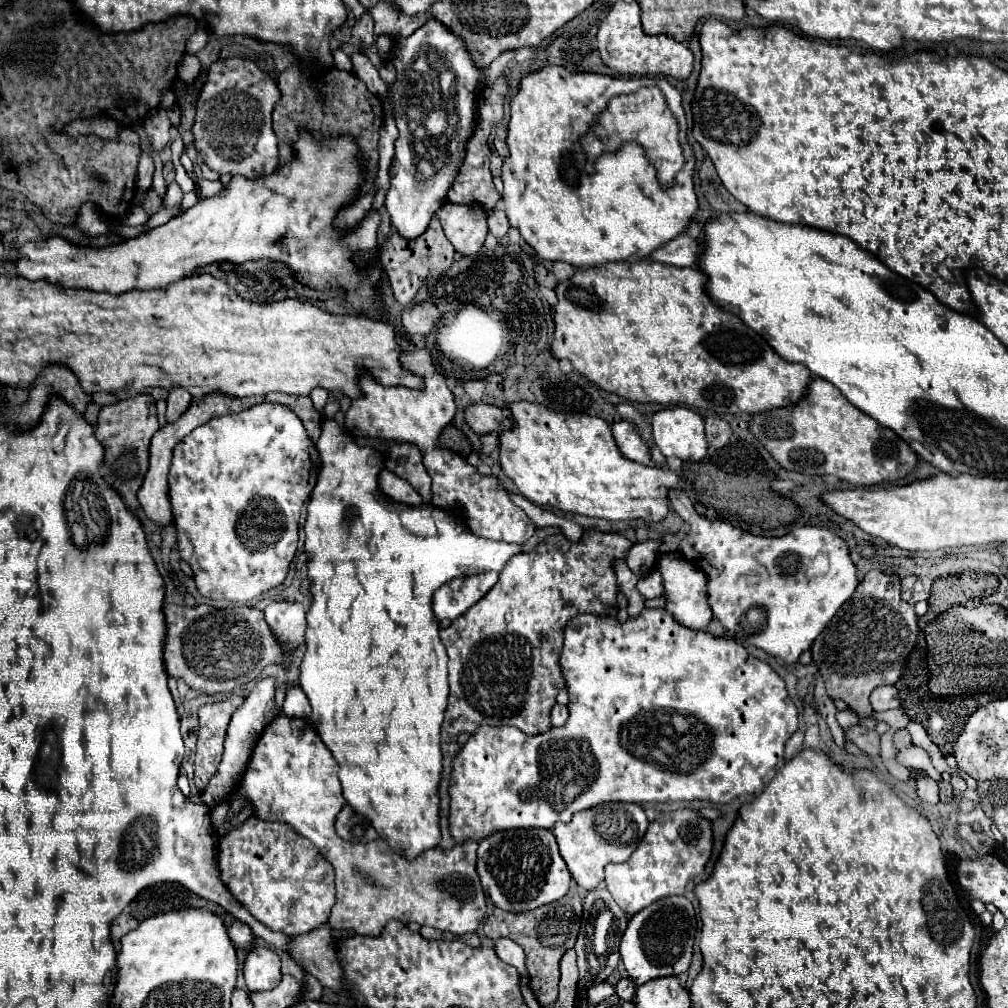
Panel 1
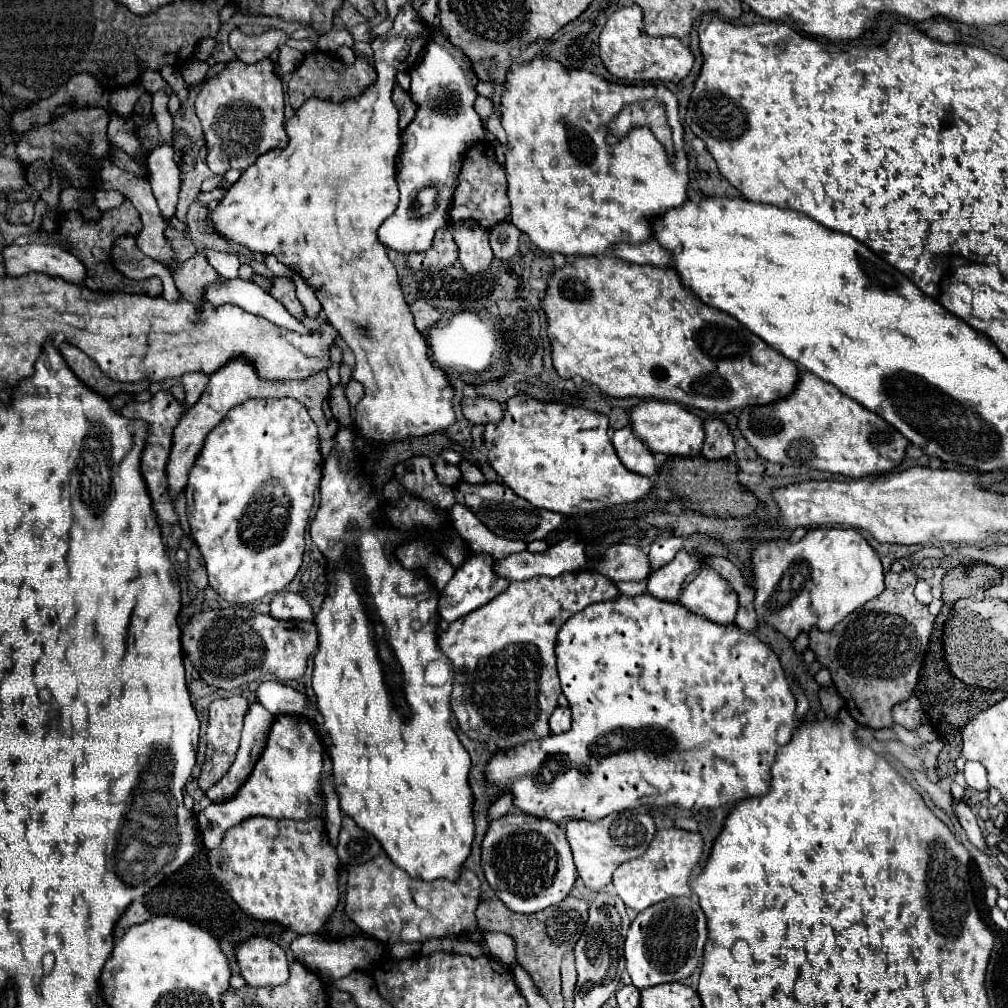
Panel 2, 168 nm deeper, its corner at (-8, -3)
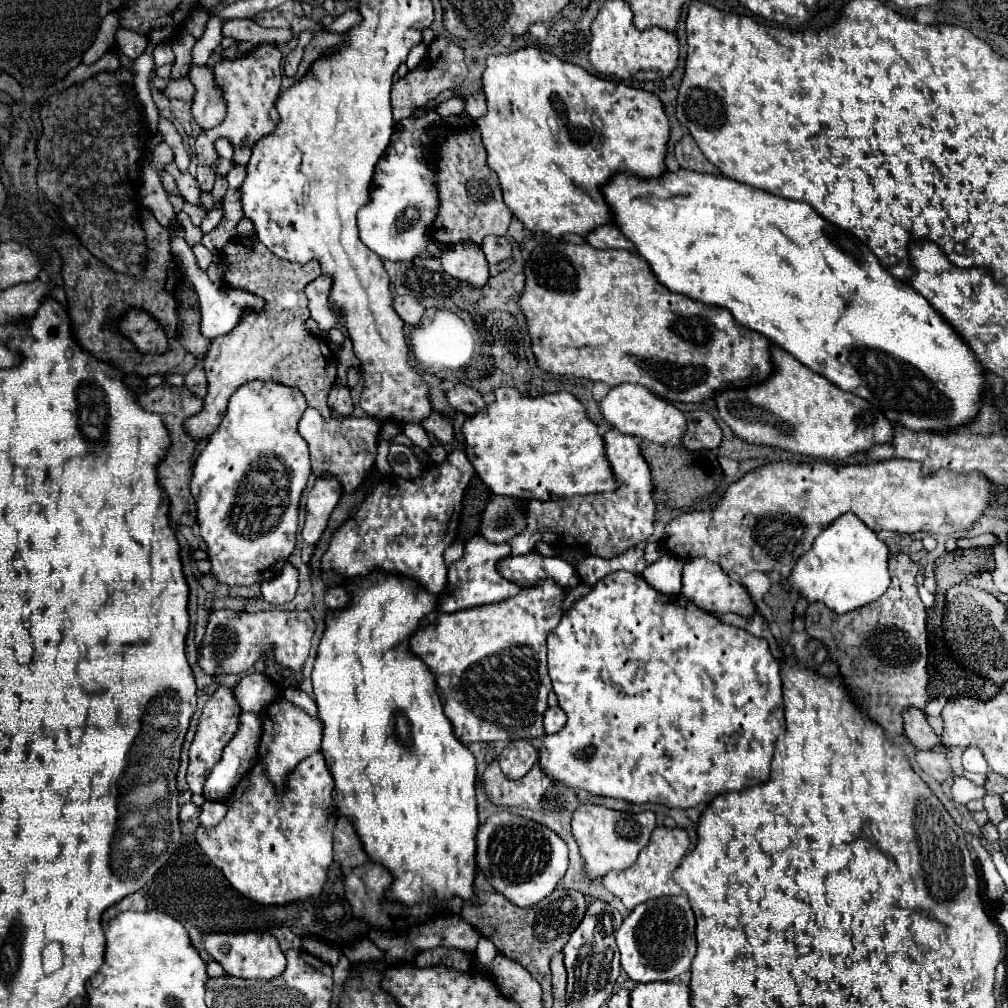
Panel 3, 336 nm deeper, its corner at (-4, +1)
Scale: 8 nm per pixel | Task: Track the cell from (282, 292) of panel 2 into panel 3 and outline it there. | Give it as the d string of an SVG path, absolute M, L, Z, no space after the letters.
M239 237L227 241L219 257L225 265L225 283L231 289L243 289L257 297L263 297L265 307L261 311L247 309L231 333L215 337L211 341L205 357L205 373L209 381L209 393L203 399L205 409L187 419L185 429L193 433L195 439L209 437L221 423L227 411L227 401L235 393L235 389L255 379L297 387L305 395L309 407L319 409L323 417L331 417L327 395L337 379L337 361L329 345L321 337L305 329L305 323L309 319L305 287L321 275L319 261L309 261L303 265L289 263L273 255L261 241L255 239L255 245L247 247Z

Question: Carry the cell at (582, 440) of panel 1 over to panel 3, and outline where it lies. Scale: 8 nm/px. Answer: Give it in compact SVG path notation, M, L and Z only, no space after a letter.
M513 387L495 389L495 401L487 405L485 411L467 417L463 423L465 453L475 467L481 481L495 493L503 497L519 499L541 499L567 497L567 495L589 495L605 493L617 487L611 473L609 461L605 457L605 441L597 431L597 425L587 417L585 407L567 391L543 395L543 397L523 397Z

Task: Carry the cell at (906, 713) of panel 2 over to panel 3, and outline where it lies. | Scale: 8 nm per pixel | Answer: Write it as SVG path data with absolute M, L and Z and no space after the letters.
M907 709L903 713L903 721L905 721L905 735L919 751L931 751L933 747L943 745L941 737L929 727L925 713L921 713L919 709Z

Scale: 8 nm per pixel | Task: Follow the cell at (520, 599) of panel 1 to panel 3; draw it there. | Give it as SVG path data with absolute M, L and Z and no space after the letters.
M547 581L547 585L539 585L539 589L521 589L519 597L515 597L515 601L503 601L503 605L483 605L483 609L465 609L463 613L437 613L437 621L417 629L411 635L409 641L409 651L415 653L417 657L421 657L421 661L431 669L431 673L435 675L437 687L443 695L443 709L447 719L453 725L455 735L459 737L459 741L463 745L475 743L475 741L515 741L515 739L537 739L543 737L543 713L547 709L547 693L551 691L551 679L547 675L547 649L545 649L545 639L547 635L559 625L561 621L561 603L565 599L563 589L559 589L559 585L551 585L551 581Z

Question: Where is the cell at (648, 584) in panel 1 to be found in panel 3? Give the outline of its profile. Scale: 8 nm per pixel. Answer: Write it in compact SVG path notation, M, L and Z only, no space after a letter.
M665 553L655 563L645 567L643 579L659 593L677 595L681 591L681 571L683 561L671 553Z

